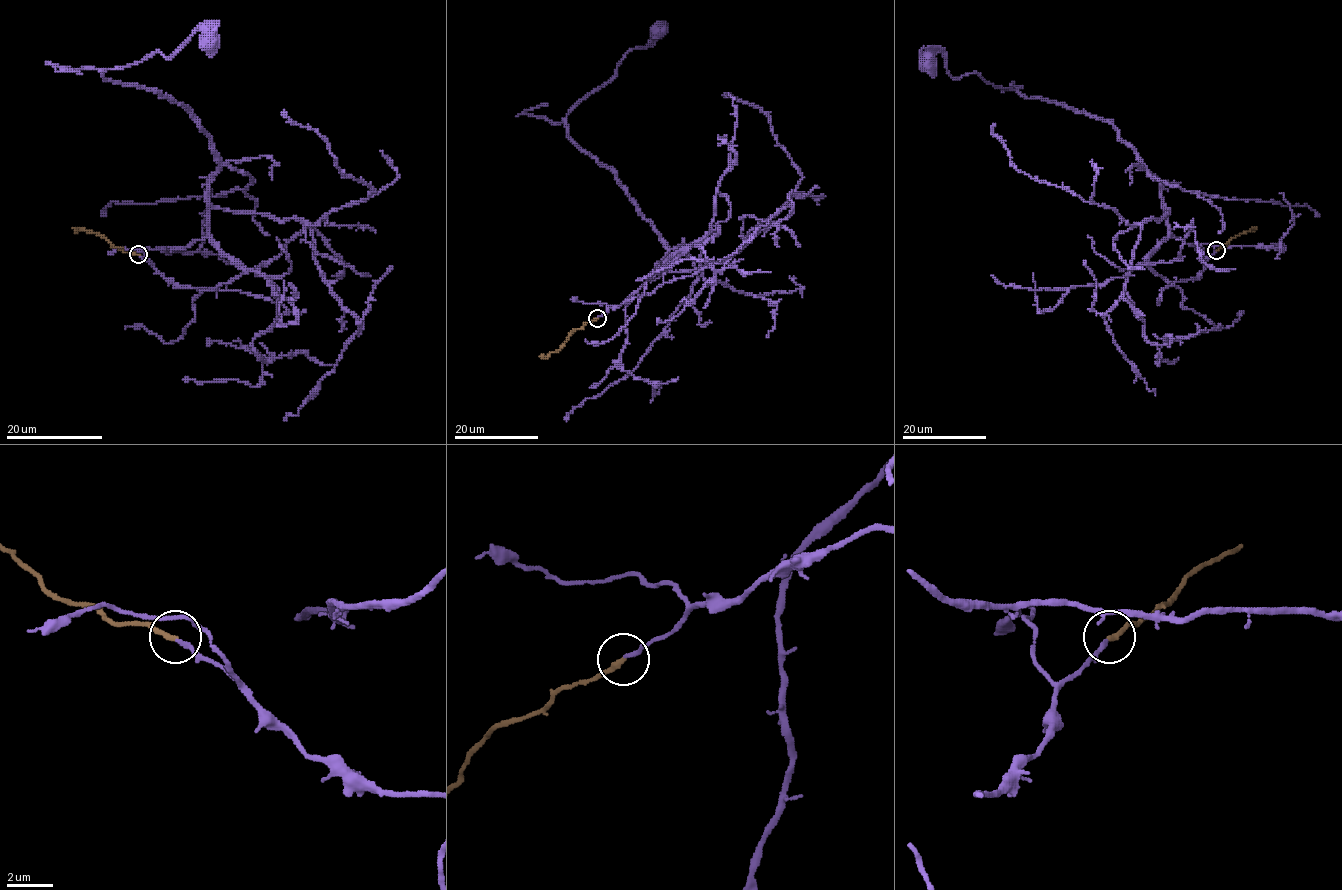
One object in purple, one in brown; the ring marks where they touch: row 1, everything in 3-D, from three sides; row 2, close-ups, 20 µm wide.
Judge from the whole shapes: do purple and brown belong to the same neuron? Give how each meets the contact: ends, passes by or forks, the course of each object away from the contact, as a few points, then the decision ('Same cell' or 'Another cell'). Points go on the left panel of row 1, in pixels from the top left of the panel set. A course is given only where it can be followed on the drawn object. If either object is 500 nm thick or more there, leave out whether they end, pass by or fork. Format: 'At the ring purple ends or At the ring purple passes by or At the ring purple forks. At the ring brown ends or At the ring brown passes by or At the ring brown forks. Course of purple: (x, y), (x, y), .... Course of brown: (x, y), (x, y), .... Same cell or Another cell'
At the ring purple ends. At the ring brown ends. Course of purple: (138, 255), (181, 286), (242, 272), (209, 234), (218, 155), (198, 120), (103, 72), (198, 29), (210, 42). Course of brown: (138, 255), (123, 251), (91, 231), (73, 228). Same cell

